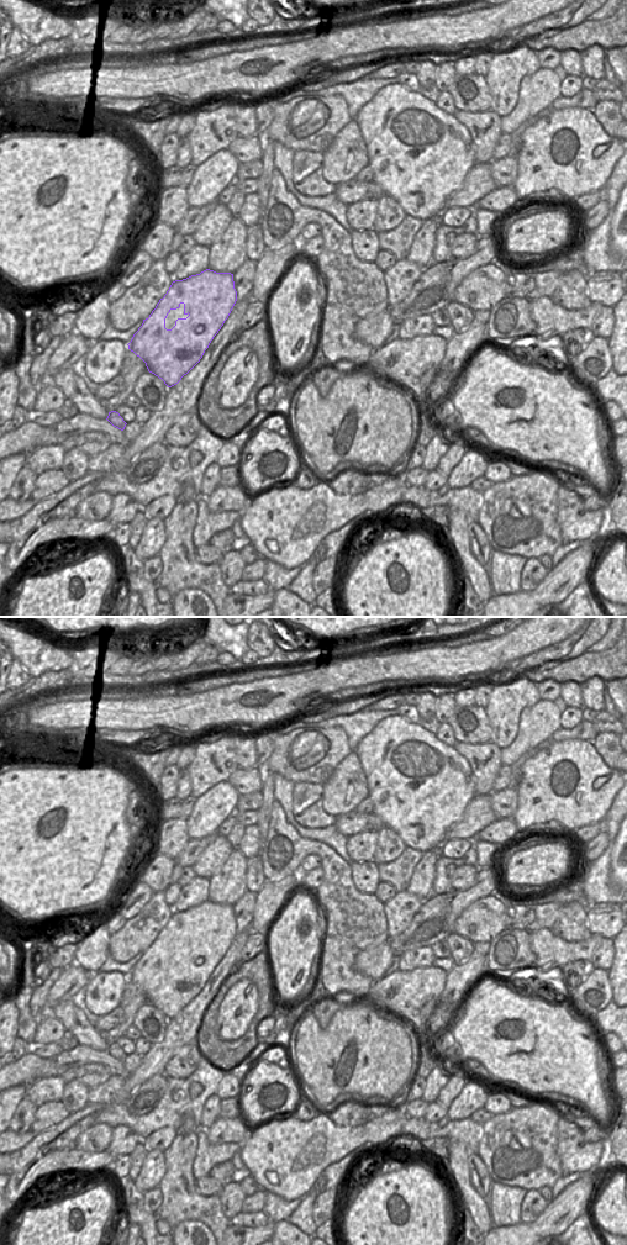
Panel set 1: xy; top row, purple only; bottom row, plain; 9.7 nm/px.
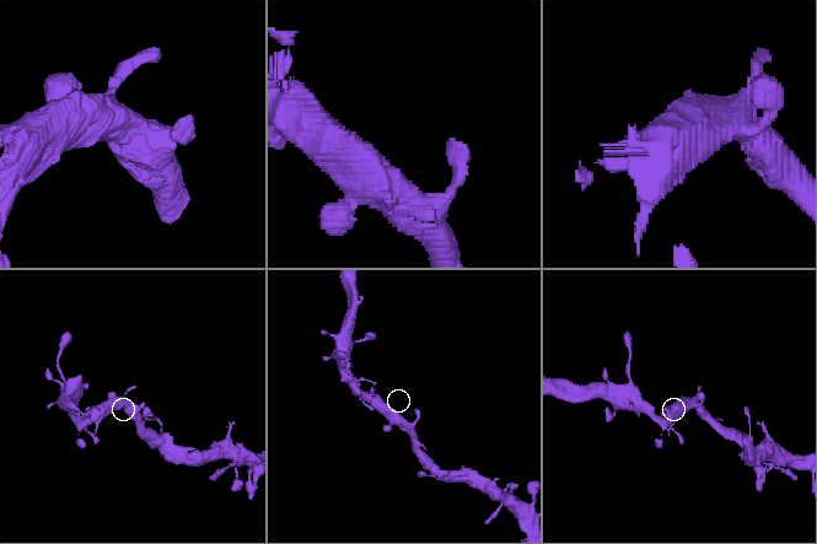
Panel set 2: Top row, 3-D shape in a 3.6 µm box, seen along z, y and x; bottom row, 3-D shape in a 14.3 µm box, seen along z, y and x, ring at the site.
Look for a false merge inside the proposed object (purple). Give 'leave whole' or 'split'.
leave whole

